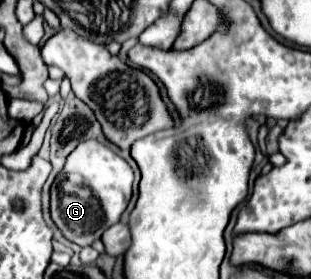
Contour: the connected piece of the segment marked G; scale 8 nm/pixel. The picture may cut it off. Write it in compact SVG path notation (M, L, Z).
M81 141L51 187L51 217L61 233L79 247L93 245L103 231L117 223L131 199L133 169L99 141Z

